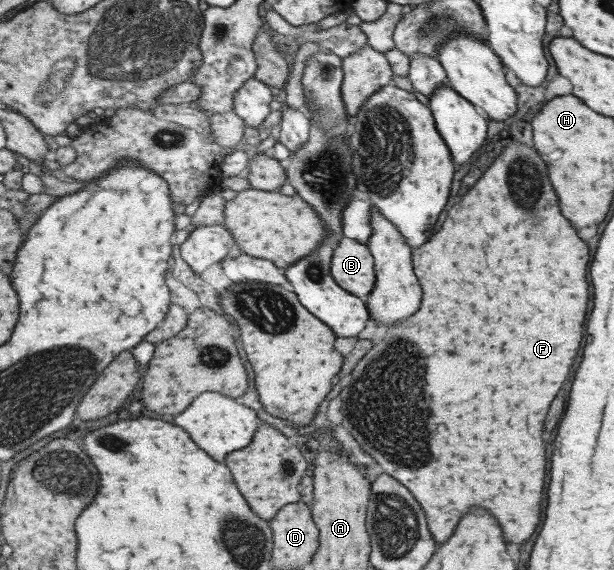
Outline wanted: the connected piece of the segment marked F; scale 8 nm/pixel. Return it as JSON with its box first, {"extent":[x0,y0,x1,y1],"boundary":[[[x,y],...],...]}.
{"extent":[340,142,590,544],"boundary":[[[510,142],[508,146],[504,146],[504,150],[474,182],[474,186],[462,196],[462,200],[458,200],[448,210],[448,216],[442,220],[440,230],[434,232],[428,238],[428,242],[424,242],[424,246],[411,250],[412,268],[422,288],[422,304],[414,314],[406,318],[406,322],[395,322],[395,325],[390,325],[385,330],[384,336],[376,344],[371,345],[348,373],[348,382],[340,390],[341,425],[350,432],[358,447],[378,463],[383,473],[389,474],[412,492],[412,496],[418,500],[426,514],[426,524],[432,532],[432,538],[440,544],[452,534],[454,524],[460,516],[466,514],[470,506],[486,508],[488,514],[498,520],[506,542],[522,544],[534,532],[536,524],[540,522],[540,496],[546,474],[542,422],[546,418],[546,410],[552,402],[552,396],[566,380],[576,350],[582,342],[582,324],[588,308],[586,266],[590,260],[590,252],[588,247],[584,246],[584,242],[576,236],[576,230],[568,224],[568,220],[562,218],[558,210],[558,198],[552,192],[552,186],[546,178],[546,166],[532,146],[518,142]]]}

